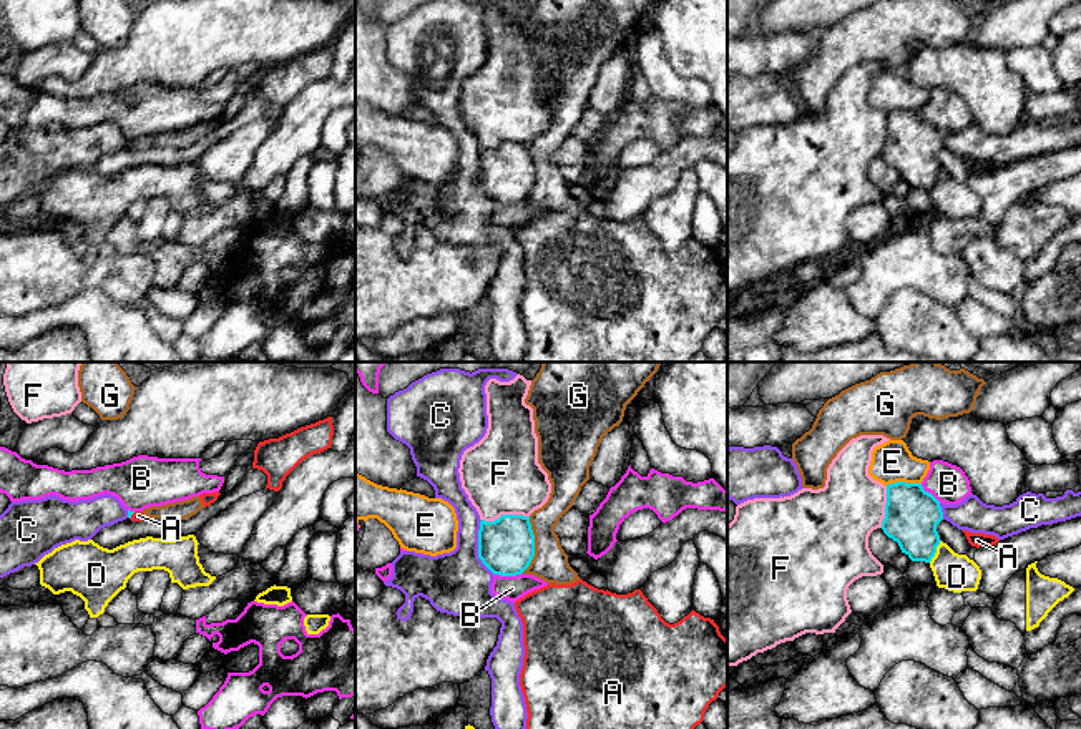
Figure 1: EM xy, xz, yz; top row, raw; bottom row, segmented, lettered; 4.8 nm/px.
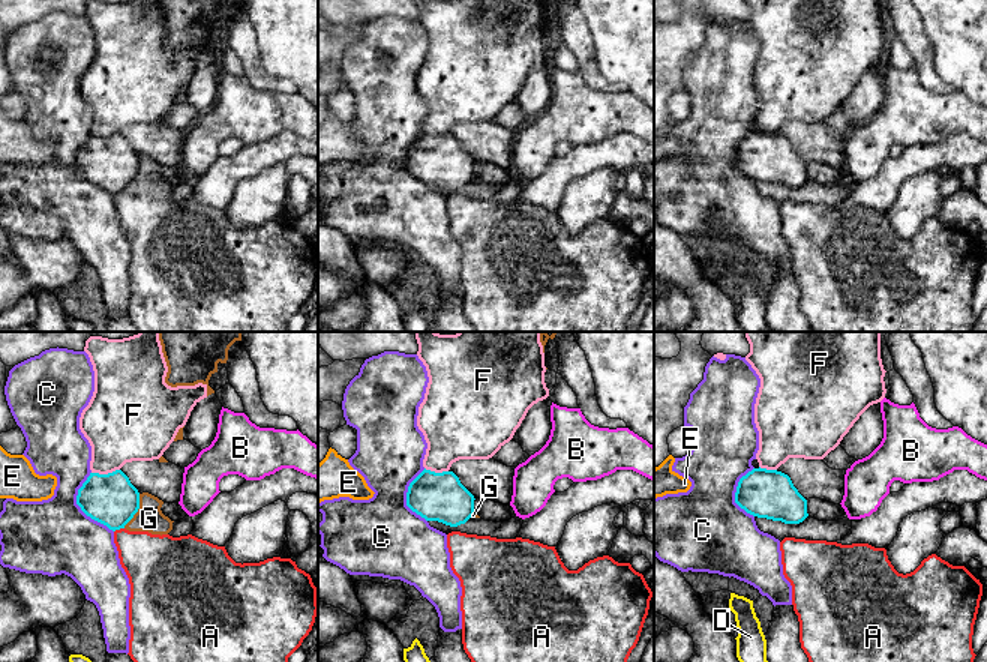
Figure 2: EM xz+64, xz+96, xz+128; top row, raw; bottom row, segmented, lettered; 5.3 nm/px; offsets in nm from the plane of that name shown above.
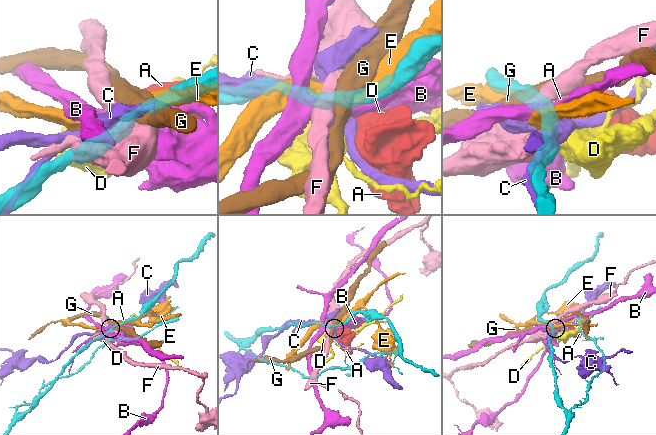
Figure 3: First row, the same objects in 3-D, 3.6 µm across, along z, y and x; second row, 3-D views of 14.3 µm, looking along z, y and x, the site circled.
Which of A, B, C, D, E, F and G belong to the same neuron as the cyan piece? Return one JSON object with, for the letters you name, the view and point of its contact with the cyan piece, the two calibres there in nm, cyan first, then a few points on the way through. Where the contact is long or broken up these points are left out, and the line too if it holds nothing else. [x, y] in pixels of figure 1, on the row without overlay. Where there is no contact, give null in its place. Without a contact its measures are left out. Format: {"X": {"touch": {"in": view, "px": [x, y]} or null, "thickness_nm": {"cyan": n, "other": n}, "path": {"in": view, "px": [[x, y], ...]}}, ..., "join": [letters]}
{"join": []}

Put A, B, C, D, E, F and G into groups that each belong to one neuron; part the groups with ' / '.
A G / B / C / D / E / F

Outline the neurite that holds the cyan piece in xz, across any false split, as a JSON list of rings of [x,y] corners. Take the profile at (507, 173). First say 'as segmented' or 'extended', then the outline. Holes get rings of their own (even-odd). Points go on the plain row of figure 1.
as segmented; [[[501,143],[495,149],[480,149],[478,186],[493,203],[521,203],[533,184],[535,163],[530,144]]]

